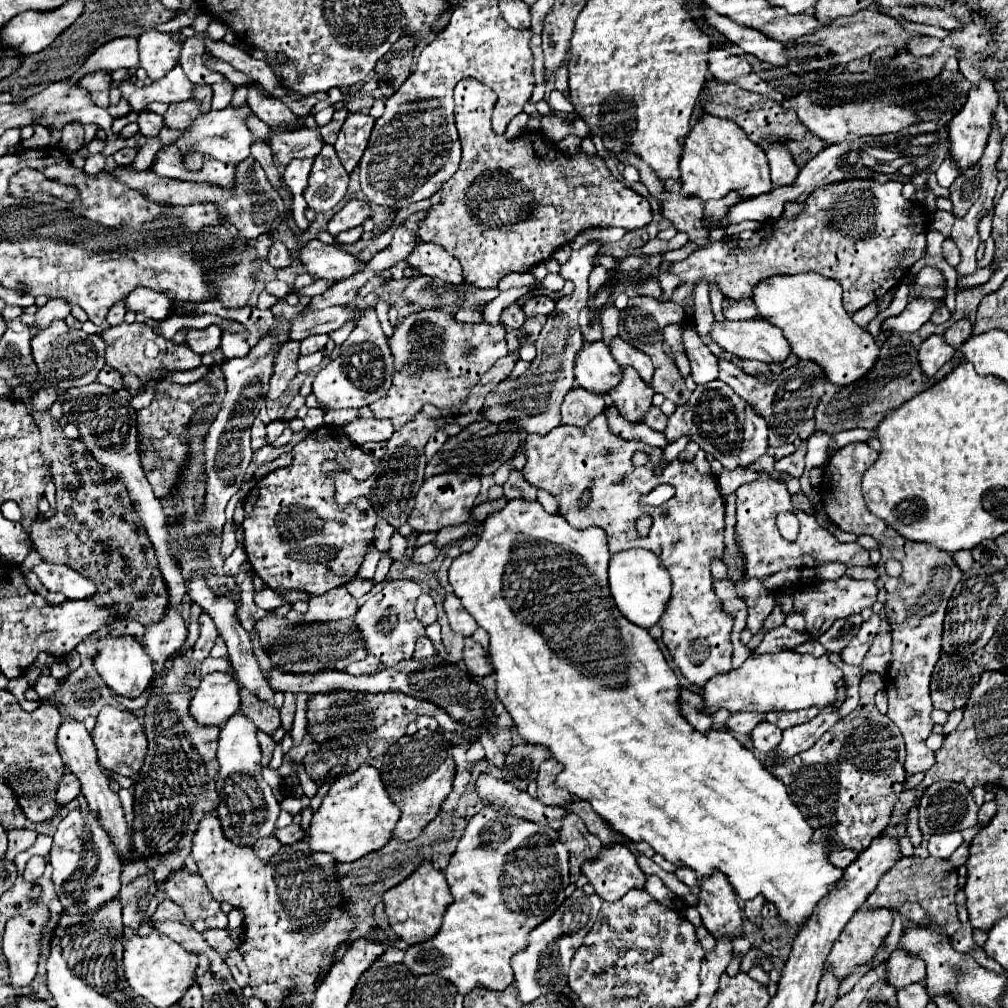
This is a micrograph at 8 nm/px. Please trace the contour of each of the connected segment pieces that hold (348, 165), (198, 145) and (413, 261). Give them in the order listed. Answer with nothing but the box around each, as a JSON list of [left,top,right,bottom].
[[334,112,374,174],[176,102,254,170],[406,242,464,288]]

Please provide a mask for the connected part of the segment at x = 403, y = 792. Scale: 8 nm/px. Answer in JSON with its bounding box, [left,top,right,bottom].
[382,732,456,840]

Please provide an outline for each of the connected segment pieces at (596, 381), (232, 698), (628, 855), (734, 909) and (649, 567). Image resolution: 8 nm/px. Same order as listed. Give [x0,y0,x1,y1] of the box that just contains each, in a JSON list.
[[574,342,622,396],[190,672,240,726],[582,844,646,902],[698,872,744,940],[608,548,672,628]]

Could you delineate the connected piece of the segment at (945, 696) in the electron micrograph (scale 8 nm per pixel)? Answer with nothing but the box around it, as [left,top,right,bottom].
[932,654,984,712]

